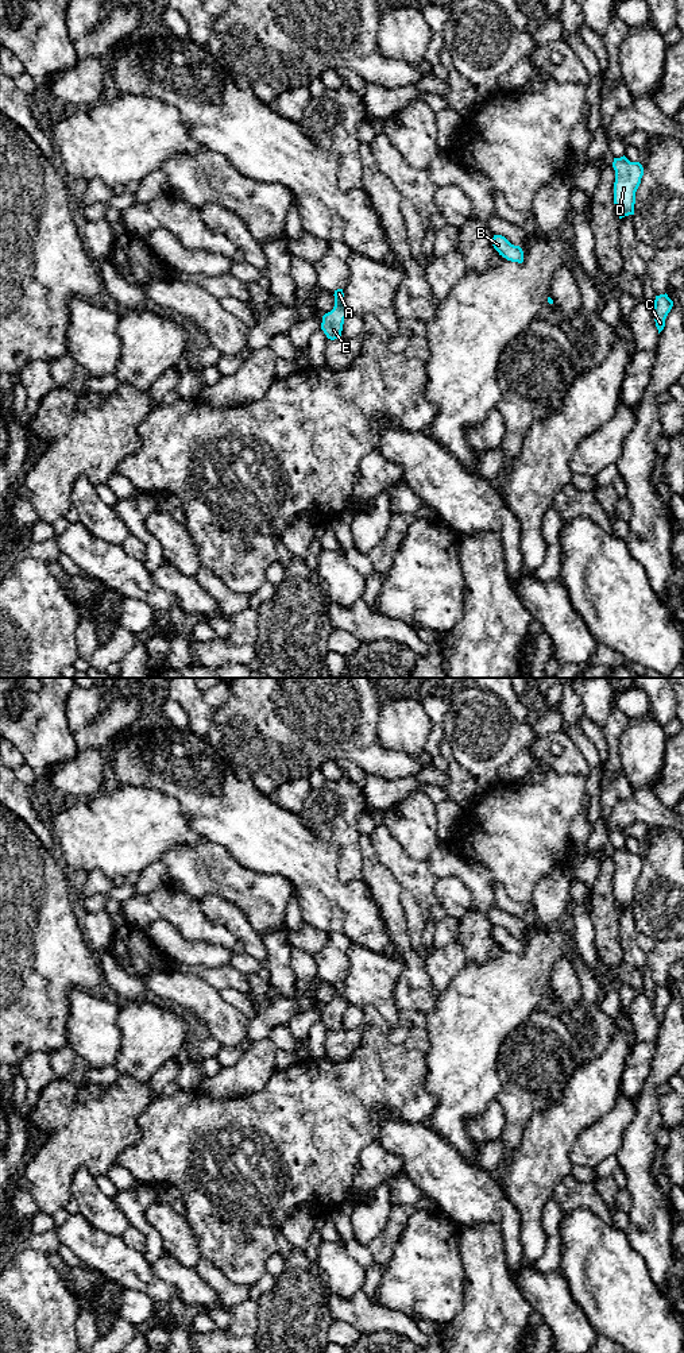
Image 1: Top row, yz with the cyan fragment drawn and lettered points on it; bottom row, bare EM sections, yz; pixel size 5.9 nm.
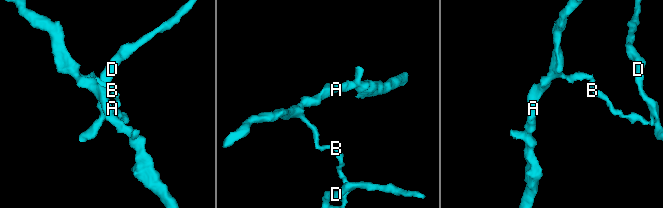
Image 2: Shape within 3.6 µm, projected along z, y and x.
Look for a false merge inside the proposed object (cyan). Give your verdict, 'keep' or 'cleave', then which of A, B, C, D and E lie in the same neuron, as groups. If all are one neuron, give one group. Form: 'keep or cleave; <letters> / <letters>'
keep; A B C D E

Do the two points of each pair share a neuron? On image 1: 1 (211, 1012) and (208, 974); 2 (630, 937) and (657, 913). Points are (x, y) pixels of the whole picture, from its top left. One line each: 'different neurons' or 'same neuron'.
1: different neurons
2: different neurons

